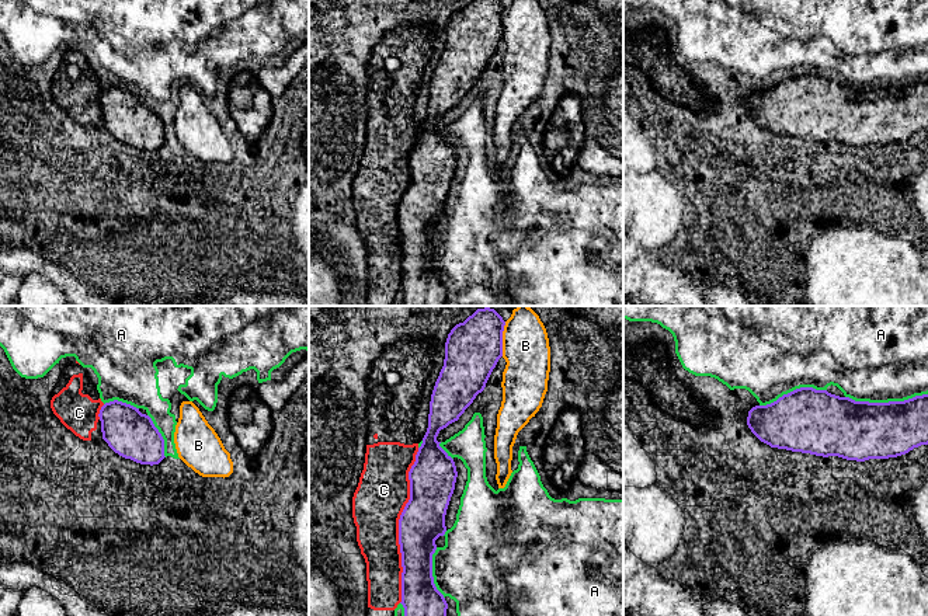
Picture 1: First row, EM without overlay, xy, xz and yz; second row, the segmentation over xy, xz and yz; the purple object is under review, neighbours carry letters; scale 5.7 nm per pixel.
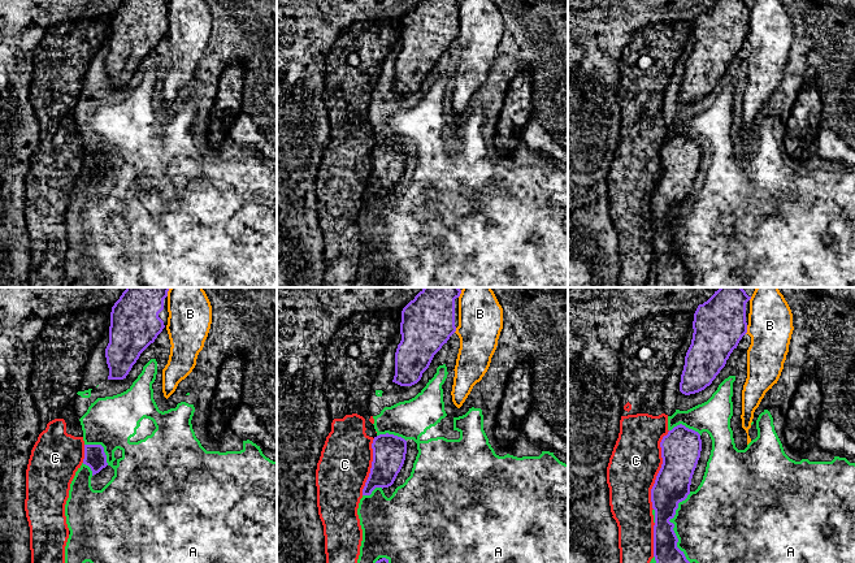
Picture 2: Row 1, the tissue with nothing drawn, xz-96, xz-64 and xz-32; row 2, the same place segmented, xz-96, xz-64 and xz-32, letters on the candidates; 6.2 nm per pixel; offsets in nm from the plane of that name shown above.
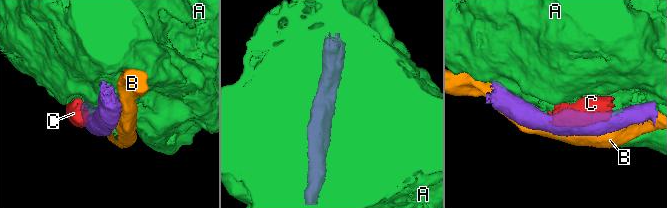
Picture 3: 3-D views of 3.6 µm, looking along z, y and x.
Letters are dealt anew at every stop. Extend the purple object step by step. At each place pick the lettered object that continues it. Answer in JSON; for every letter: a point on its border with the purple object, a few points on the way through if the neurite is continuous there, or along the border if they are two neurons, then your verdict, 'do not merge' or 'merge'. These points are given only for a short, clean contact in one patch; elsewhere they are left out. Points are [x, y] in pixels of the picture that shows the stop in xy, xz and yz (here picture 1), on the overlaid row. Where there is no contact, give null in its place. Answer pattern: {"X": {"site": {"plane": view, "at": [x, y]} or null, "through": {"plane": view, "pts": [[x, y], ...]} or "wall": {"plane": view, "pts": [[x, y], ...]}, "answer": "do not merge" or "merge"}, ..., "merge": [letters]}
{"A": {"site": {"plane": "yz", "at": [886, 403]}, "answer": "do not merge"}, "B": {"site": {"plane": "xz", "at": [501, 338]}, "answer": "do not merge"}, "C": {"site": {"plane": "xz", "at": [399, 525]}, "answer": "do not merge"}, "merge": []}

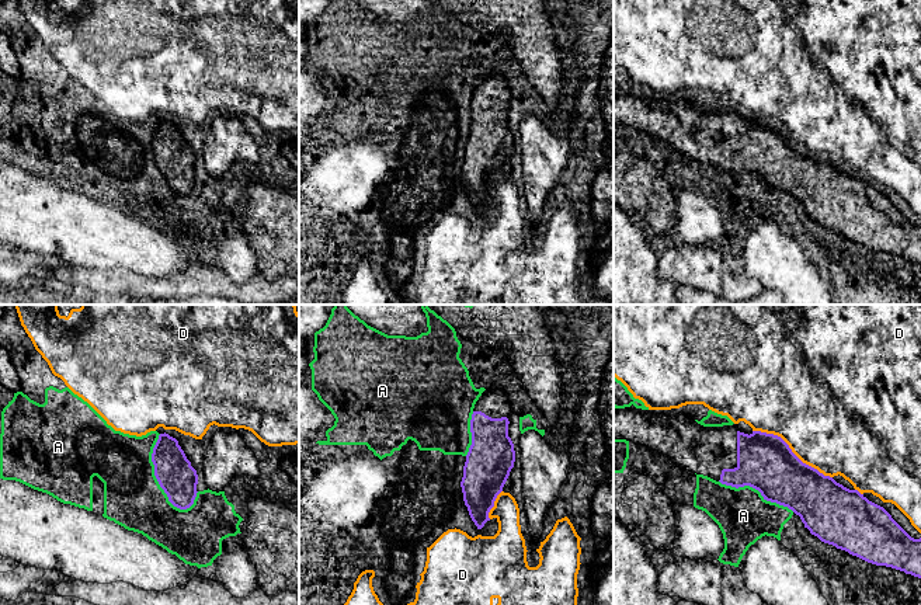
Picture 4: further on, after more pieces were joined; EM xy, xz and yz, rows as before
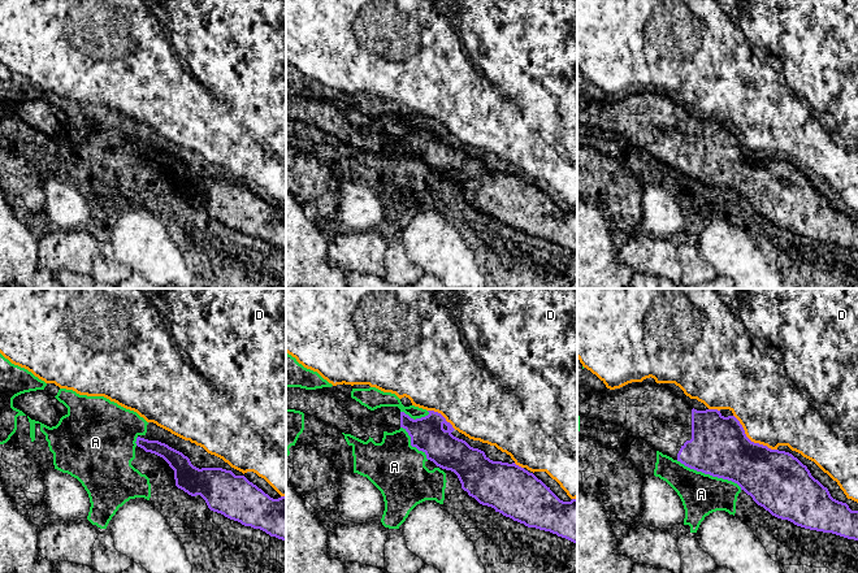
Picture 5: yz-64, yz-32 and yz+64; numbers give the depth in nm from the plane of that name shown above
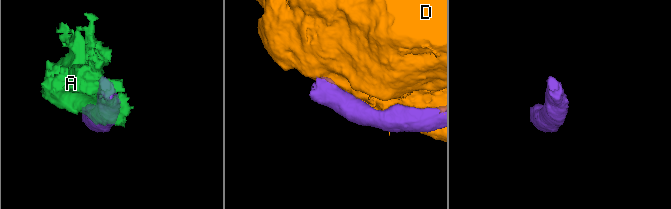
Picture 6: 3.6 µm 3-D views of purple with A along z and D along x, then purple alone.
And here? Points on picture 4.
{"A": {"site": {"plane": "xy", "at": [155, 475]}, "answer": "do not merge"}, "D": {"site": {"plane": "yz", "at": [791, 451]}, "answer": "do not merge"}, "merge": []}

